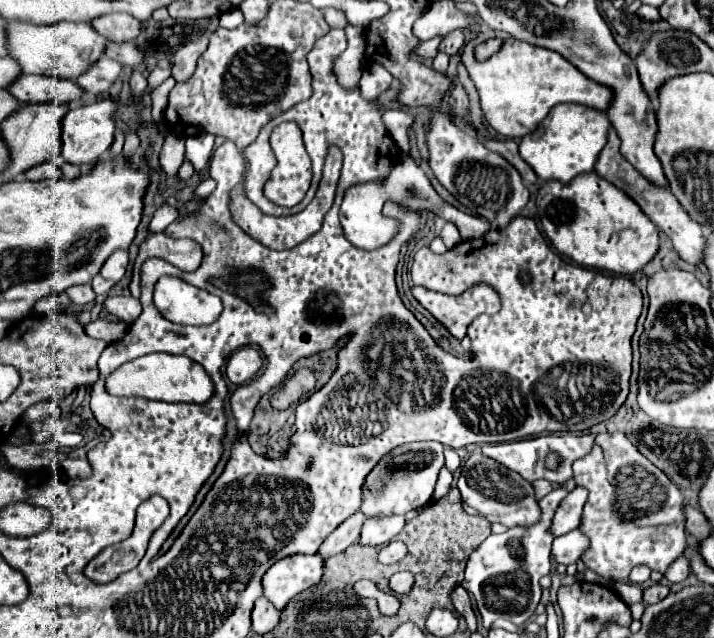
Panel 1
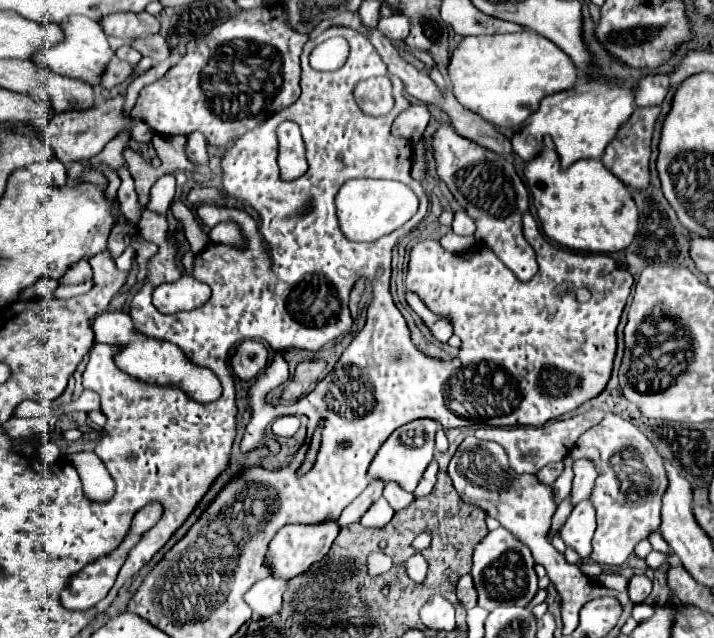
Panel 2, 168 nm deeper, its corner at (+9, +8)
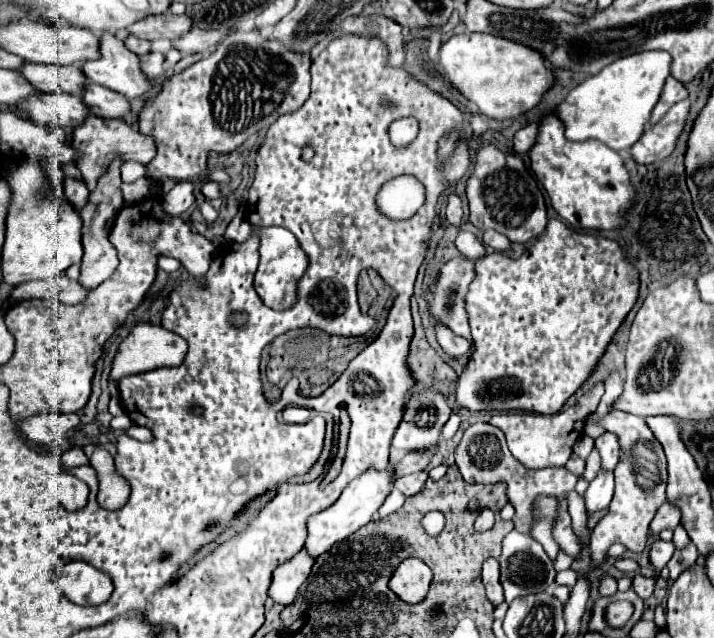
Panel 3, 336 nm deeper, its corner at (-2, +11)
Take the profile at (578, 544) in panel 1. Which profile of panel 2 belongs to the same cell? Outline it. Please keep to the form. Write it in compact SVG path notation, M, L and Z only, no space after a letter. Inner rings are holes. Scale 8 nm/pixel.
M582 500L574 506L566 524L562 526L562 540L566 546L572 546L582 558L588 558L592 552L592 536L596 530L596 512L590 500Z

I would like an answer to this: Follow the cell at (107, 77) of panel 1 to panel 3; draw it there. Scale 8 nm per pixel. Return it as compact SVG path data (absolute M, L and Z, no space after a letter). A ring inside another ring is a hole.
M147 53L147 55L141 55L139 57L141 61L141 69L143 69L143 75L147 79L157 79L161 73L163 73L163 55L161 53Z

